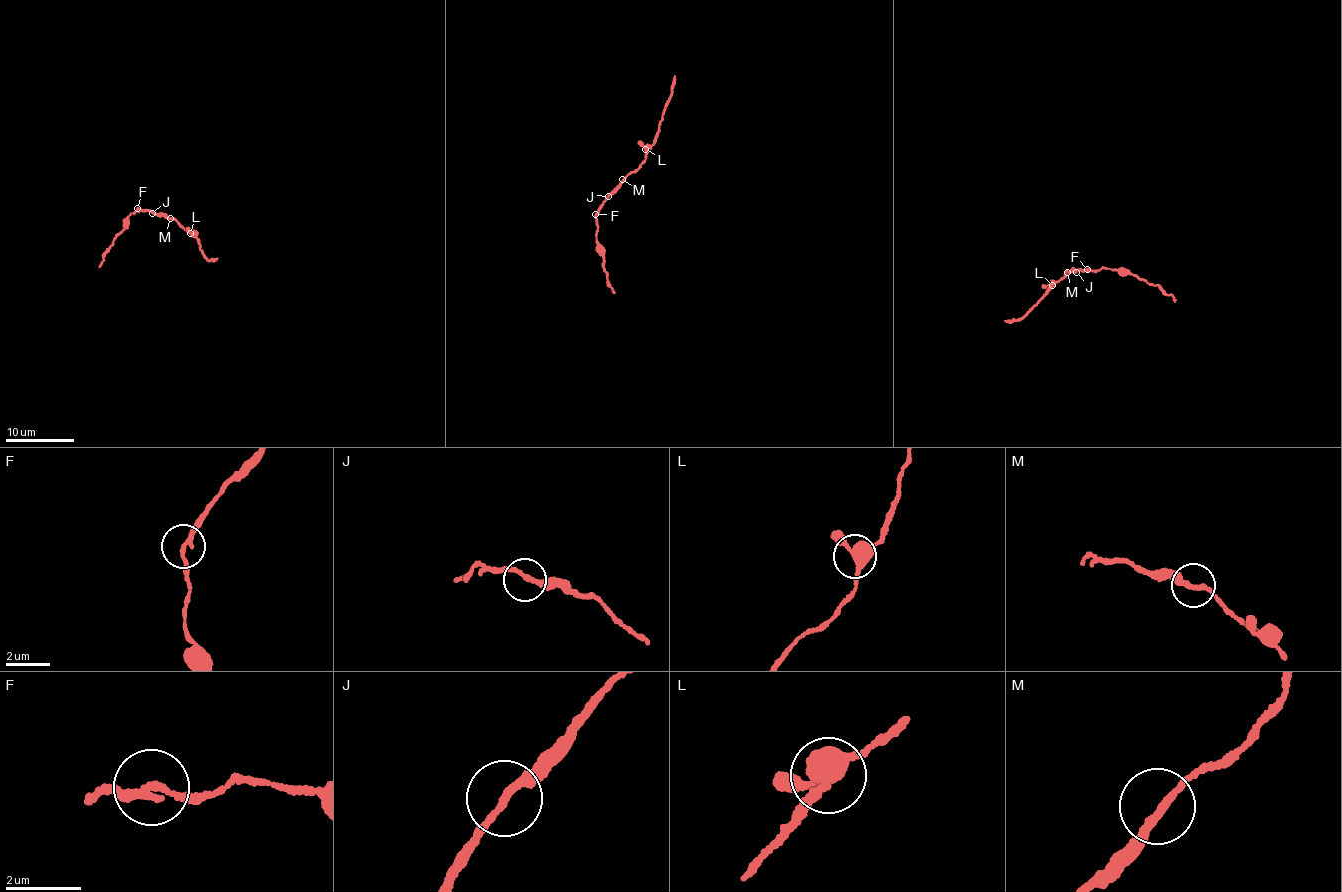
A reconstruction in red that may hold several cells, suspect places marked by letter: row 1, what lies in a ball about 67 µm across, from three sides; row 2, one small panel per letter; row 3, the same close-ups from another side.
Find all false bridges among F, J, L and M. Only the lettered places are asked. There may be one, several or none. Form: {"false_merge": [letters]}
{"false_merge": ["F"]}

